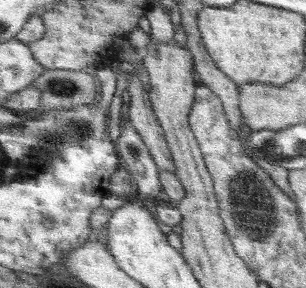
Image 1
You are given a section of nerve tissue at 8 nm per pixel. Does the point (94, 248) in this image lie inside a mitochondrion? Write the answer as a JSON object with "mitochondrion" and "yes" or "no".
{"mitochondrion":"no"}

